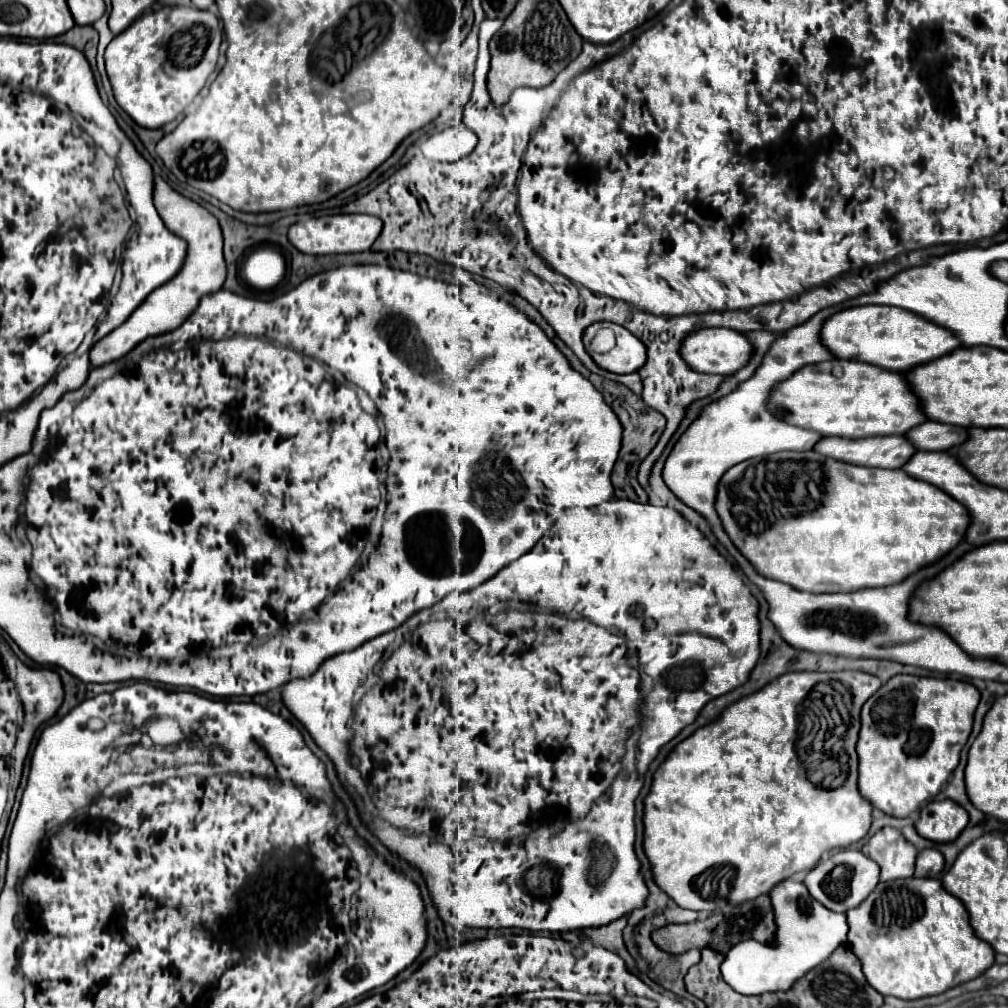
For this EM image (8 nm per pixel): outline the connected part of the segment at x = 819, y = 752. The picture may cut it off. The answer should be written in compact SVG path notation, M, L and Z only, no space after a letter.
M794 672L794 674L782 674L782 678L776 678L766 688L730 704L720 714L718 720L698 728L692 736L682 740L654 772L650 792L644 800L644 818L642 818L644 820L644 852L646 852L648 862L652 866L652 876L654 876L654 882L658 884L658 888L662 892L666 892L682 908L712 912L712 910L724 908L724 904L740 904L746 900L754 900L760 894L768 894L778 882L790 878L792 874L802 872L802 870L806 870L806 872L812 870L818 864L818 860L822 858L822 854L836 850L836 848L846 848L846 846L858 842L860 838L864 838L870 830L872 806L858 794L858 755L854 752L854 746L858 741L861 726L862 704L880 686L882 686L880 678L866 674L866 672L830 672L830 674Z

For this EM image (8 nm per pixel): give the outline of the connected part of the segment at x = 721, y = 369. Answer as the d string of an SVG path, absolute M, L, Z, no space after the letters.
M700 328L700 330L686 334L686 338L682 340L682 346L680 346L680 354L682 354L682 360L696 372L730 376L748 364L750 354L752 354L752 344L744 338L744 334L740 334L736 330Z

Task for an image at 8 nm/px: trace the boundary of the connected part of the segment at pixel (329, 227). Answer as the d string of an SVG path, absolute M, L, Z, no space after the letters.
M338 214L310 218L306 222L296 222L288 230L290 242L304 254L348 254L348 252L366 252L382 232L382 220L368 214Z

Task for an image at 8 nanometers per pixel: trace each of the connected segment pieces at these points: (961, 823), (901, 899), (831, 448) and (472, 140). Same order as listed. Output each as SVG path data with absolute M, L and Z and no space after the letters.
M932 800L920 810L916 830L932 842L956 840L968 824L968 812L952 800Z
M914 876L912 878L902 878L902 880L892 880L892 882L880 882L860 906L846 912L848 926L850 926L848 944L850 944L852 952L858 956L868 984L874 990L878 990L882 996L894 996L894 998L900 998L900 1000L918 1000L918 998L926 998L926 996L938 996L938 994L942 994L942 992L946 992L946 990L950 990L954 986L960 986L960 984L964 984L968 980L978 978L980 974L984 974L988 970L988 966L994 964L994 950L992 950L990 944L976 938L976 934L974 934L974 930L970 926L968 912L966 912L964 904L958 898L954 898L952 894L948 894L940 884L942 884L940 878L914 878Z
M874 436L874 438L820 438L814 450L822 456L878 468L900 468L916 450L904 436Z
M464 124L450 126L434 136L430 136L422 150L428 158L438 162L456 162L468 156L476 146L476 134L468 130Z

